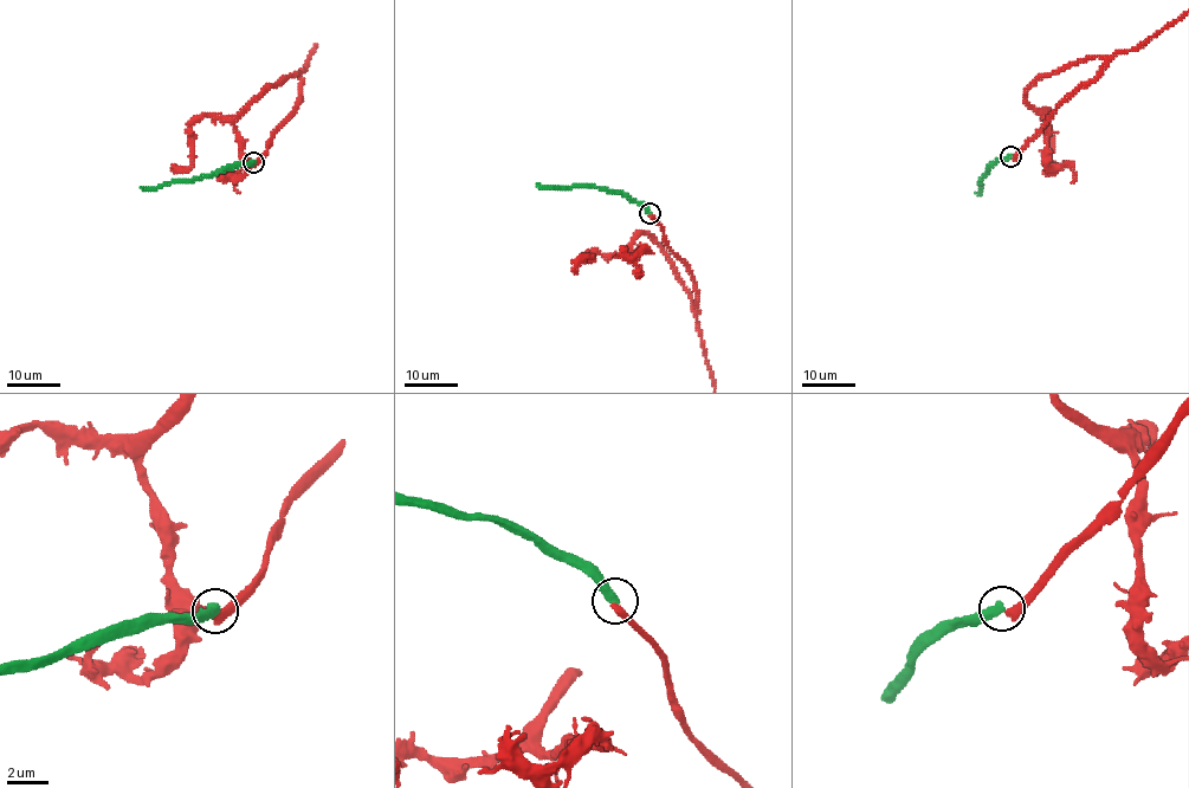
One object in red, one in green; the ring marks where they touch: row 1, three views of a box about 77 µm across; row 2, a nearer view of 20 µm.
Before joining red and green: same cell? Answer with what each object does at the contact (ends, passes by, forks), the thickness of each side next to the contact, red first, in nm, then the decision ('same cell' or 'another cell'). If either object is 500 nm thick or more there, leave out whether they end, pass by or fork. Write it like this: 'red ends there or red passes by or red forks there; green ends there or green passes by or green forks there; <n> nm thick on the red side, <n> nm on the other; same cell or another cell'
red ends there; green ends there; 440 nm thick on the red side, 480 nm on the other; another cell

